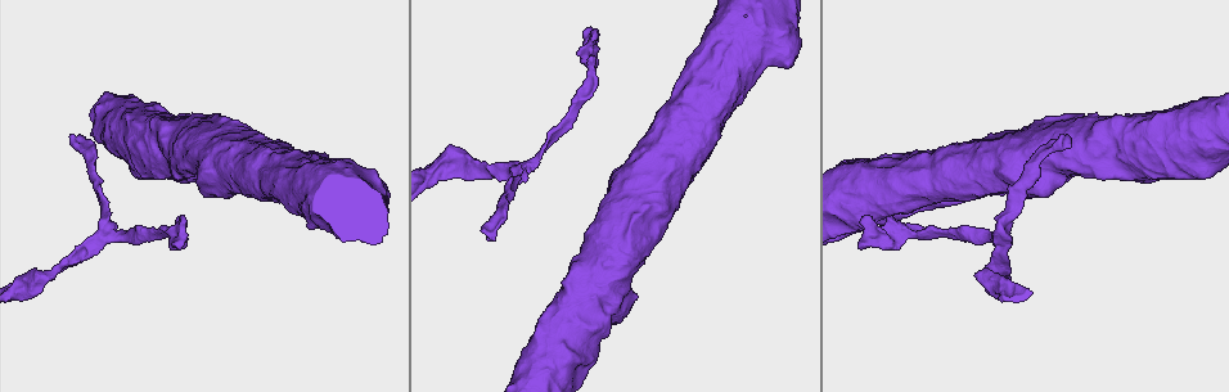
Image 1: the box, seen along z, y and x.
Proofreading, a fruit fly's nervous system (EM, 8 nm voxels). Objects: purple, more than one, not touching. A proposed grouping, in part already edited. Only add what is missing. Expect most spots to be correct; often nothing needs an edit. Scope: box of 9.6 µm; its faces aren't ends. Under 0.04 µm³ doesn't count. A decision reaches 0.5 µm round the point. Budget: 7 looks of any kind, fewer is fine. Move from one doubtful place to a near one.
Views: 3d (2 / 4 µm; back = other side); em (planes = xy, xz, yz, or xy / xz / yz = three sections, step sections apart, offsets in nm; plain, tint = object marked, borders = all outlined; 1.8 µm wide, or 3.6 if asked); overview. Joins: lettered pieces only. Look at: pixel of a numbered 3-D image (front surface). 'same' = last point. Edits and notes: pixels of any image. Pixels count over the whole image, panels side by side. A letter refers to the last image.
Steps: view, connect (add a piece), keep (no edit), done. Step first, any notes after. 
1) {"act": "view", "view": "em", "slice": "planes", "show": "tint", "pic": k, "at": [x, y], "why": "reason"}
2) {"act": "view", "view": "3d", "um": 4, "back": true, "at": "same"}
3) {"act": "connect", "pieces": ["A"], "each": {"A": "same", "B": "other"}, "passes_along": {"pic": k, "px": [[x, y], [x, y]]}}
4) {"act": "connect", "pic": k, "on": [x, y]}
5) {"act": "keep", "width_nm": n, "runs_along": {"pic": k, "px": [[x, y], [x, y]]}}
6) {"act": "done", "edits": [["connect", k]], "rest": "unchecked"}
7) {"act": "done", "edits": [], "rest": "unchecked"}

{"act": "view", "view": "3d", "um": 2, "pic": 1, "at": [518, 171], "why": "narrows sharply"}

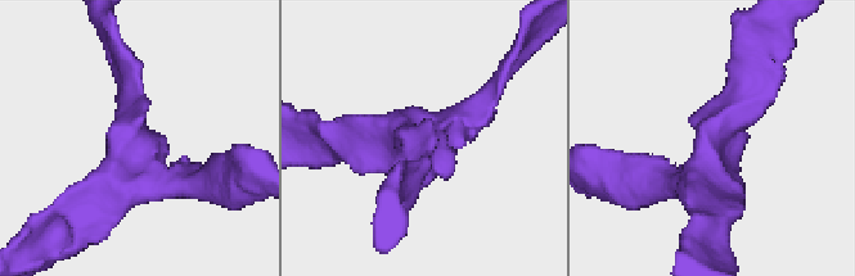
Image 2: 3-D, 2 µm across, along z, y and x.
{"act": "view", "view": "em", "slice": "planes", "show": "tint", "pic": 2, "at": [414, 142], "arms": 3}

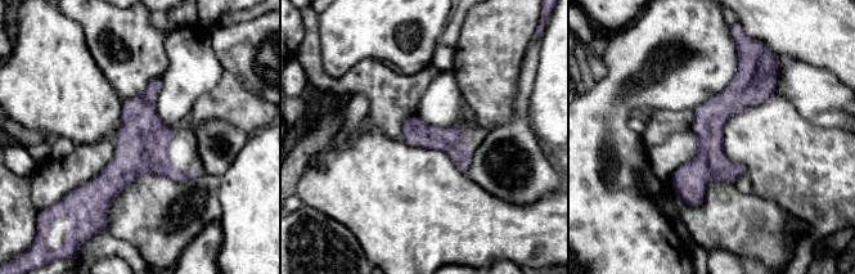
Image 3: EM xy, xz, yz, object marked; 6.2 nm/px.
{"act": "view", "view": "em", "slice": "planes", "show": "borders", "at": "same", "why": "what lies round it"}

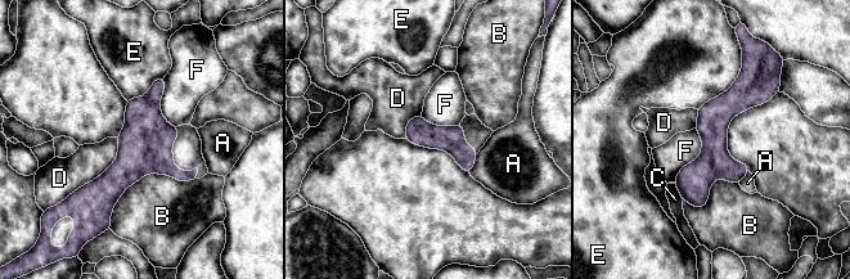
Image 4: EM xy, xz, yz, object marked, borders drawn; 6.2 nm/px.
{"act": "keep", "each": {"A": "other", "B": "other", "C": "other", "D": "other", "E": "other", "F": "other"}, "border": {"pic": 4, "px": [[695, 127], [701, 153], [674, 181]]}, "found": "no lettered piece goes on from it"}

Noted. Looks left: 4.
{"act": "view", "view": "3d", "um": 4, "pic": 1, "at": [1008, 277]}

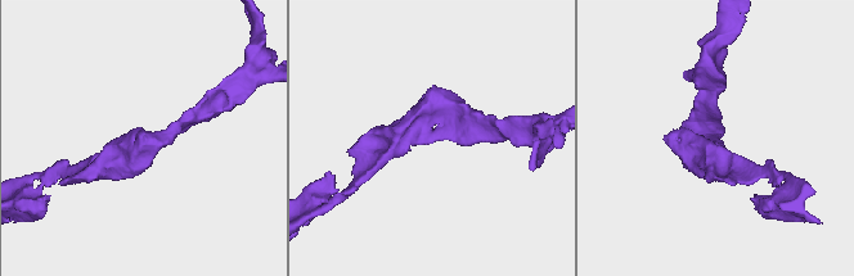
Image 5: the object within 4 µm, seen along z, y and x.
{"act": "view", "view": "em", "slice": "planes", "show": "borders", "pic": 5, "at": [717, 139]}

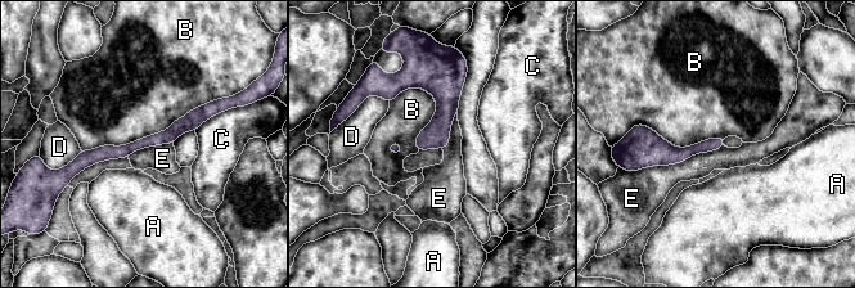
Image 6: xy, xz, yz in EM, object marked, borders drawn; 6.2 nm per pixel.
{"act": "keep", "each": {"A": "other", "B": "other", "C": "other", "D": "other", "E": "other"}, "border": {"pic": 6, "px": [[724, 145], [680, 162], [635, 171]]}, "found": "none of them fits"}

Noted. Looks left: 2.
{"act": "done", "edits": [], "rest": "unchecked"}

